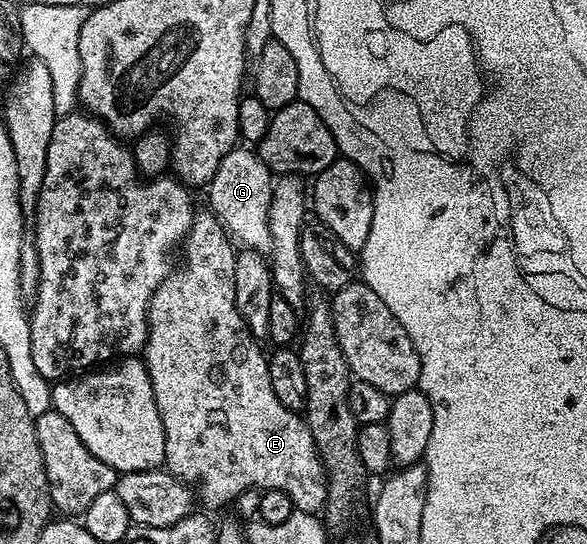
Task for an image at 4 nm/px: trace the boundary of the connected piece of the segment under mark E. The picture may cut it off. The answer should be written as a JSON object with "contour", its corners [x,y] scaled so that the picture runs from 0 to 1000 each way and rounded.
{"contour":[[[361,393],[330,395],[329,414],[322,419],[322,426],[315,432],[312,443],[312,465],[315,463],[315,487],[303,491],[300,496],[290,500],[288,507],[278,517],[278,520],[267,528],[264,540],[257,548],[254,557],[254,612],[247,623],[247,636],[244,642],[244,660],[247,665],[247,678],[250,688],[257,695],[257,717],[264,724],[264,739],[267,741],[267,752],[271,754],[271,768],[278,776],[278,798],[281,800],[281,849],[279,858],[291,869],[293,875],[302,875],[307,882],[315,884],[317,890],[327,893],[332,899],[334,910],[356,934],[376,934],[382,930],[395,928],[395,923],[402,912],[414,908],[414,901],[422,897],[443,897],[446,901],[455,897],[467,897],[468,901],[482,901],[482,908],[489,908],[496,915],[501,936],[508,941],[530,941],[535,945],[545,943],[554,930],[554,917],[557,915],[557,886],[554,884],[554,860],[547,855],[547,844],[540,833],[540,822],[537,813],[530,805],[530,790],[520,779],[518,763],[511,757],[497,757],[489,754],[489,746],[482,746],[482,739],[475,739],[475,732],[468,732],[468,715],[462,711],[462,688],[458,686],[458,664],[453,649],[445,649],[440,619],[429,618],[424,610],[424,601],[414,592],[414,585],[407,577],[407,570],[400,563],[400,482],[404,480],[404,463],[400,461],[400,450],[395,441],[390,439],[388,430],[383,426],[383,419],[370,406],[368,397]]]}

